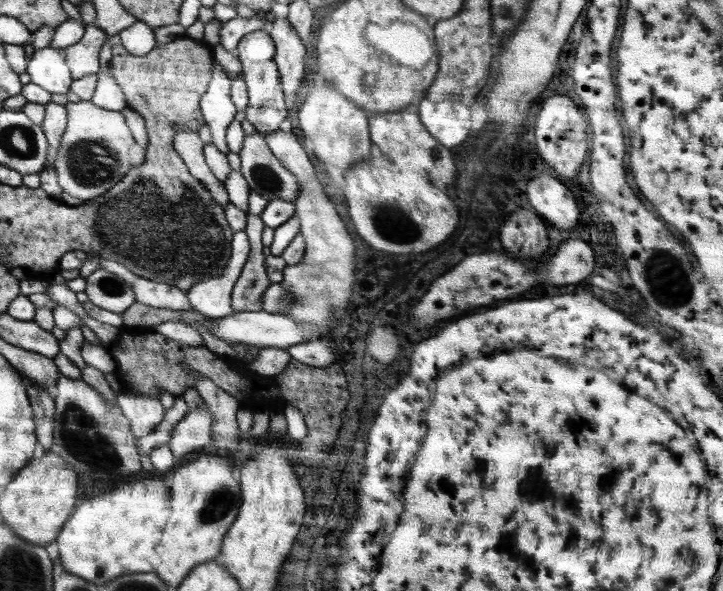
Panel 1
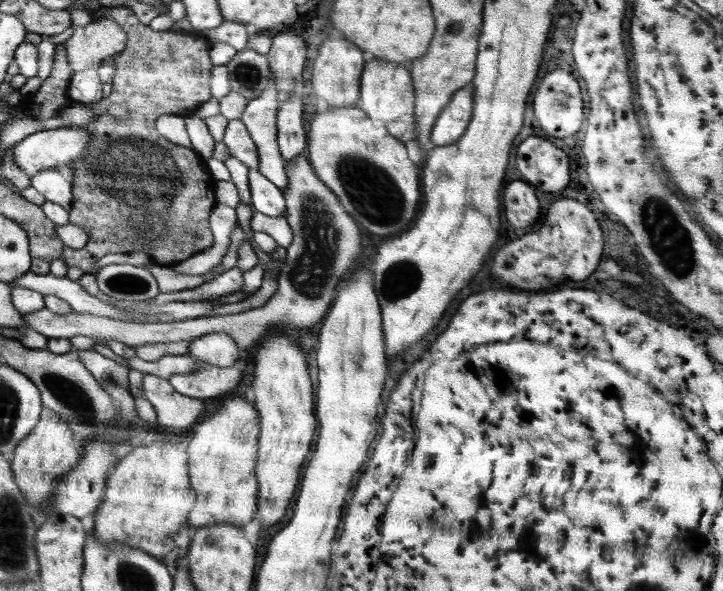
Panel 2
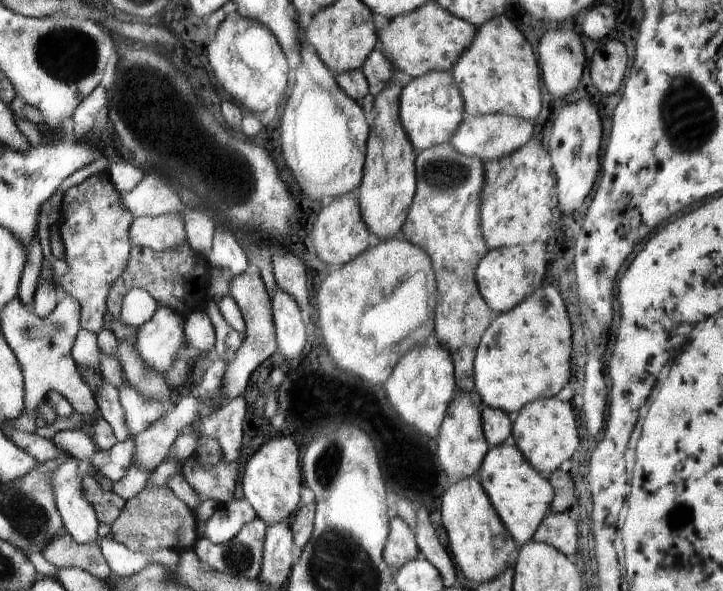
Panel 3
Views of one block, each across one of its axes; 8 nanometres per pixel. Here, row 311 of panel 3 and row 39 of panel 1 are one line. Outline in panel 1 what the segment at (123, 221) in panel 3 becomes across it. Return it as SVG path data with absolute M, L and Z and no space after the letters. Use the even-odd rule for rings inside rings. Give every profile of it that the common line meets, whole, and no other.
M85 25L84 36L72 46L61 50L72 81L100 71L99 56L104 42L106 42L106 33L101 28L96 25Z

